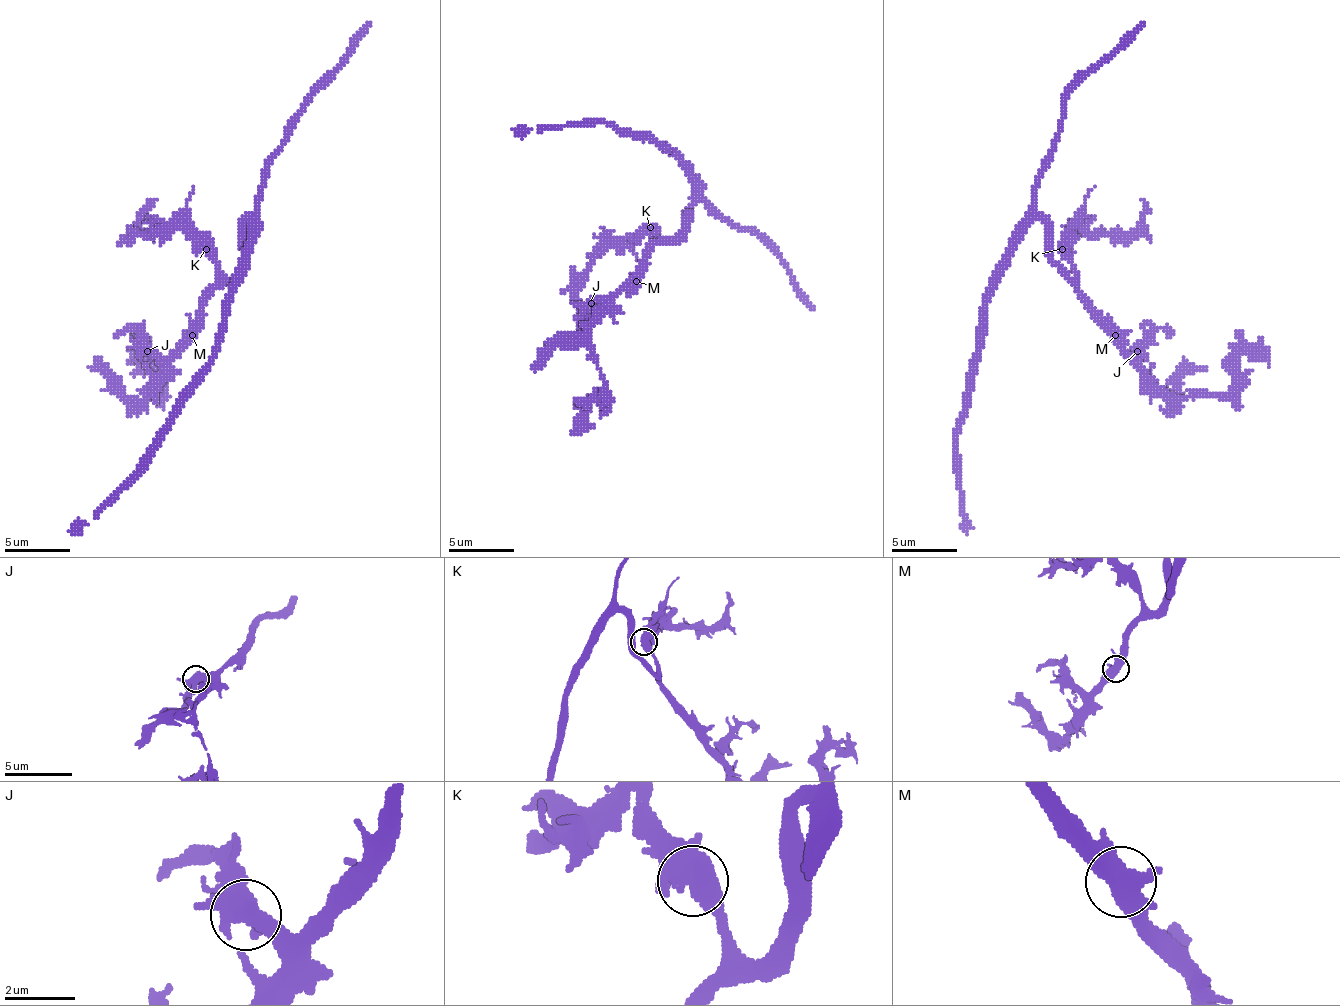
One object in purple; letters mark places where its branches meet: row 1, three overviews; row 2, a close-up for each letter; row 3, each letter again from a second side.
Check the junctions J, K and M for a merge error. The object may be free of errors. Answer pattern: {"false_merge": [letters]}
{"false_merge": []}

